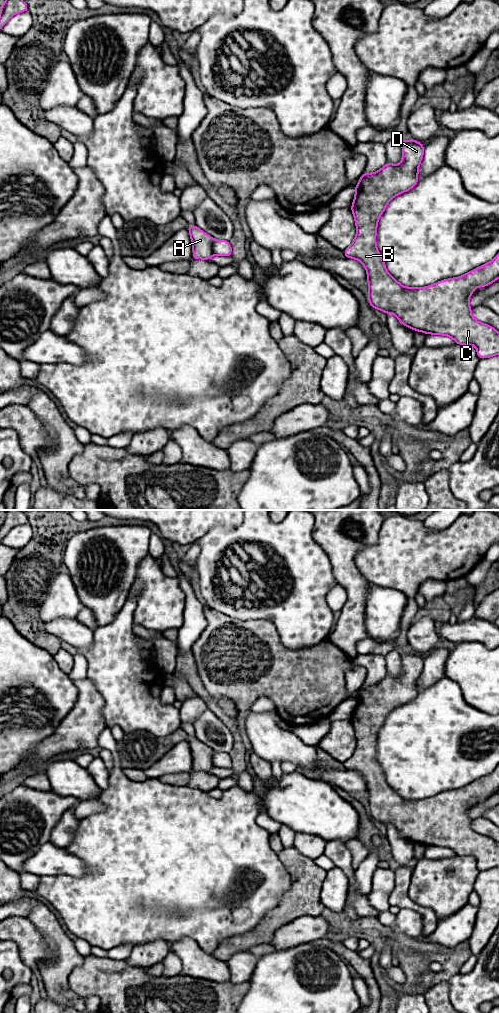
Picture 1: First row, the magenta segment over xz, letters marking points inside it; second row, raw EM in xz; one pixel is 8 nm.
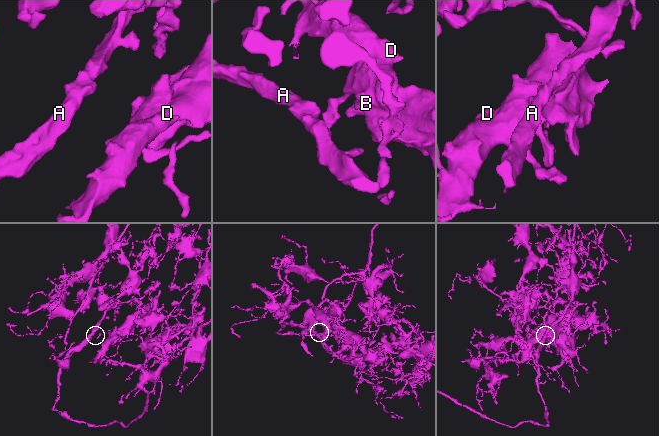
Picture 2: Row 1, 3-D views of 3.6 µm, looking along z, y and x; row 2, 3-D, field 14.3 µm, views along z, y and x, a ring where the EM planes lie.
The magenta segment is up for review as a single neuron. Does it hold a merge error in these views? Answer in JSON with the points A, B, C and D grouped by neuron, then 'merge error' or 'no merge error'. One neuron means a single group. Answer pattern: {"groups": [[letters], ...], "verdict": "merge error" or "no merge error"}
{"groups": [["A", "B", "C", "D"]], "verdict": "no merge error"}

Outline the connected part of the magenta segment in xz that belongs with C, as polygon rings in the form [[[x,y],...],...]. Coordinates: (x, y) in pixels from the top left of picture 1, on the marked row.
[[[412,138],[409,141],[398,139],[402,145],[402,162],[398,165],[388,162],[377,172],[363,173],[354,188],[356,194],[350,209],[354,215],[357,233],[352,244],[344,250],[344,255],[346,258],[360,261],[365,267],[369,282],[367,297],[374,309],[379,309],[385,314],[394,314],[401,324],[414,331],[445,335],[459,345],[473,345],[479,359],[493,357],[499,354],[499,333],[494,327],[472,317],[472,308],[468,301],[475,288],[489,286],[499,279],[499,253],[491,262],[467,274],[421,288],[401,285],[386,270],[385,262],[376,247],[378,220],[392,198],[412,189],[418,183],[419,165],[424,154],[424,146],[420,142]]]

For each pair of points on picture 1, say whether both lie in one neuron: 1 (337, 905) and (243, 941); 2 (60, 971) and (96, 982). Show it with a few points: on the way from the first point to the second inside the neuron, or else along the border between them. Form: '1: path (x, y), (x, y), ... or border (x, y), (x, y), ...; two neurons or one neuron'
1: border (321, 884), (320, 901), (326, 907); two neurons
2: border (84, 957), (68, 978), (69, 989); two neurons

